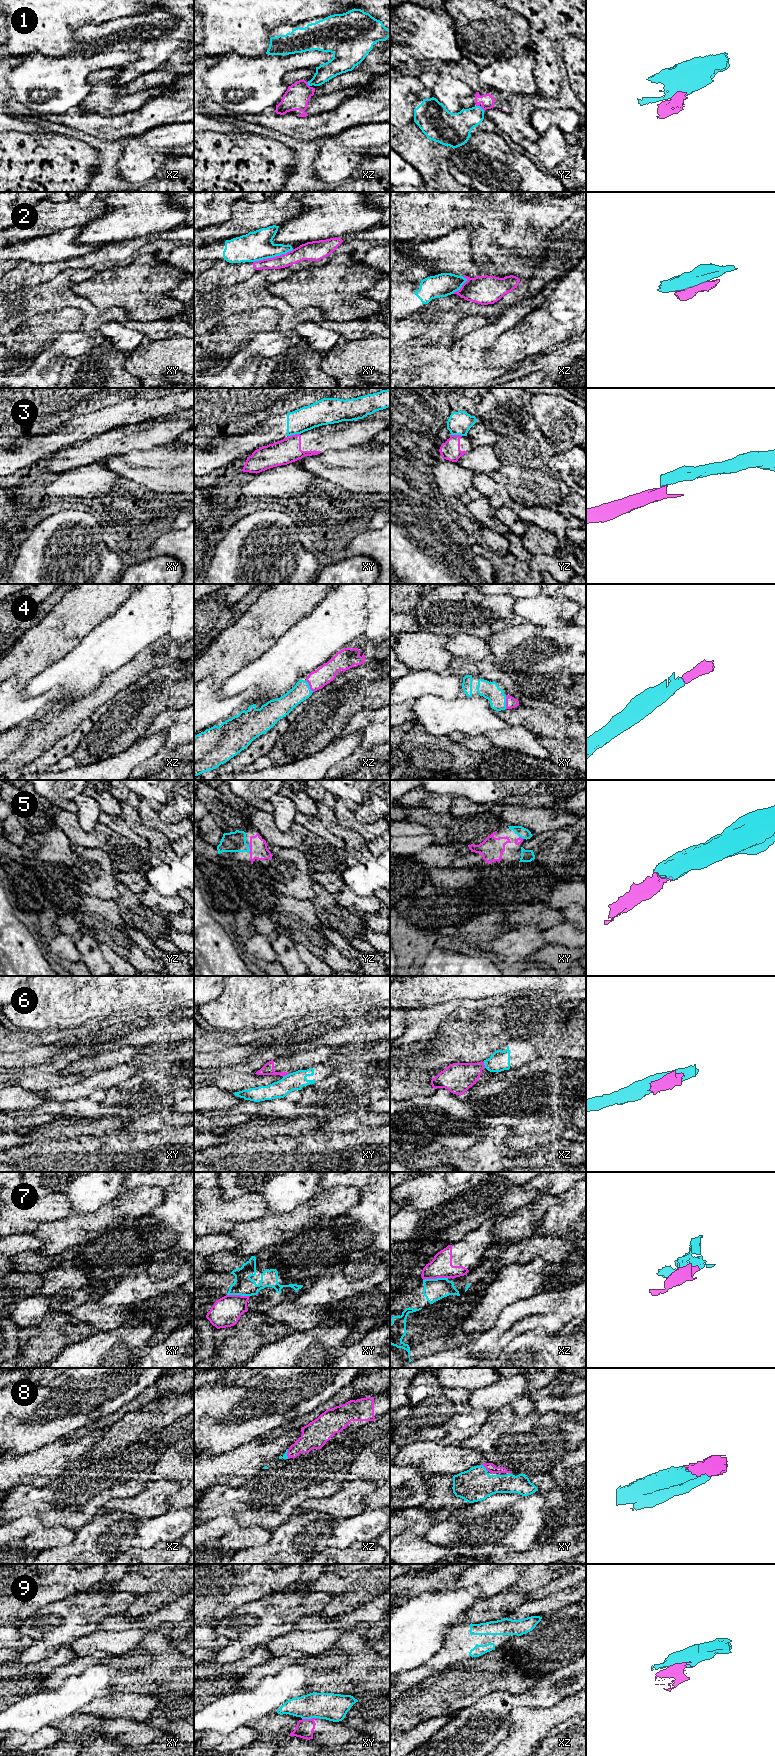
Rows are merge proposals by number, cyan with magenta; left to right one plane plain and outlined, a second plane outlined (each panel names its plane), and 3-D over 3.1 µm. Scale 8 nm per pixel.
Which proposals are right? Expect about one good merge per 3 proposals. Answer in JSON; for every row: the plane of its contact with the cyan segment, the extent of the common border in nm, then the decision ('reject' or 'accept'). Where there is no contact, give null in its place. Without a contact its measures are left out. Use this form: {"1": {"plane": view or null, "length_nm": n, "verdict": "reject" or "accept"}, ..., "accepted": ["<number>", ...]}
{"1": {"plane": "yz", "length_nm": 80, "verdict": "reject"}, "2": {"plane": "xy", "length_nm": 340, "verdict": "reject"}, "3": {"plane": "xy", "length_nm": 100, "verdict": "reject"}, "4": {"plane": "xy", "length_nm": 110, "verdict": "accept"}, "5": {"plane": "yz", "length_nm": 60, "verdict": "accept"}, "6": {"plane": "xy", "length_nm": 50, "verdict": "reject"}, "7": {"plane": "xz", "length_nm": 200, "verdict": "reject"}, "8": {"plane": "xy", "length_nm": 70, "verdict": "accept"}, "9": {"plane": "xy", "length_nm": 140, "verdict": "reject"}, "accepted": ["4", "5", "8"]}

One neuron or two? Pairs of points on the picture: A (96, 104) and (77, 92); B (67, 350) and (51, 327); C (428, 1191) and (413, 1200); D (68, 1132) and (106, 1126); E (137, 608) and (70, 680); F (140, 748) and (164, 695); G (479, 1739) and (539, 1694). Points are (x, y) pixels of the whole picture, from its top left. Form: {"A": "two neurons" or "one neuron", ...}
{"A": "two neurons", "B": "two neurons", "C": "one neuron", "D": "one neuron", "E": "one neuron", "F": "two neurons", "G": "one neuron"}

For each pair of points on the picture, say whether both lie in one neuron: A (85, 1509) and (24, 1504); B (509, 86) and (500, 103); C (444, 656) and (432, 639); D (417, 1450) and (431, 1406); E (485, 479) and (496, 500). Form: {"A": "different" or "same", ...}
{"A": "same", "B": "different", "C": "same", "D": "different", "E": "same"}

